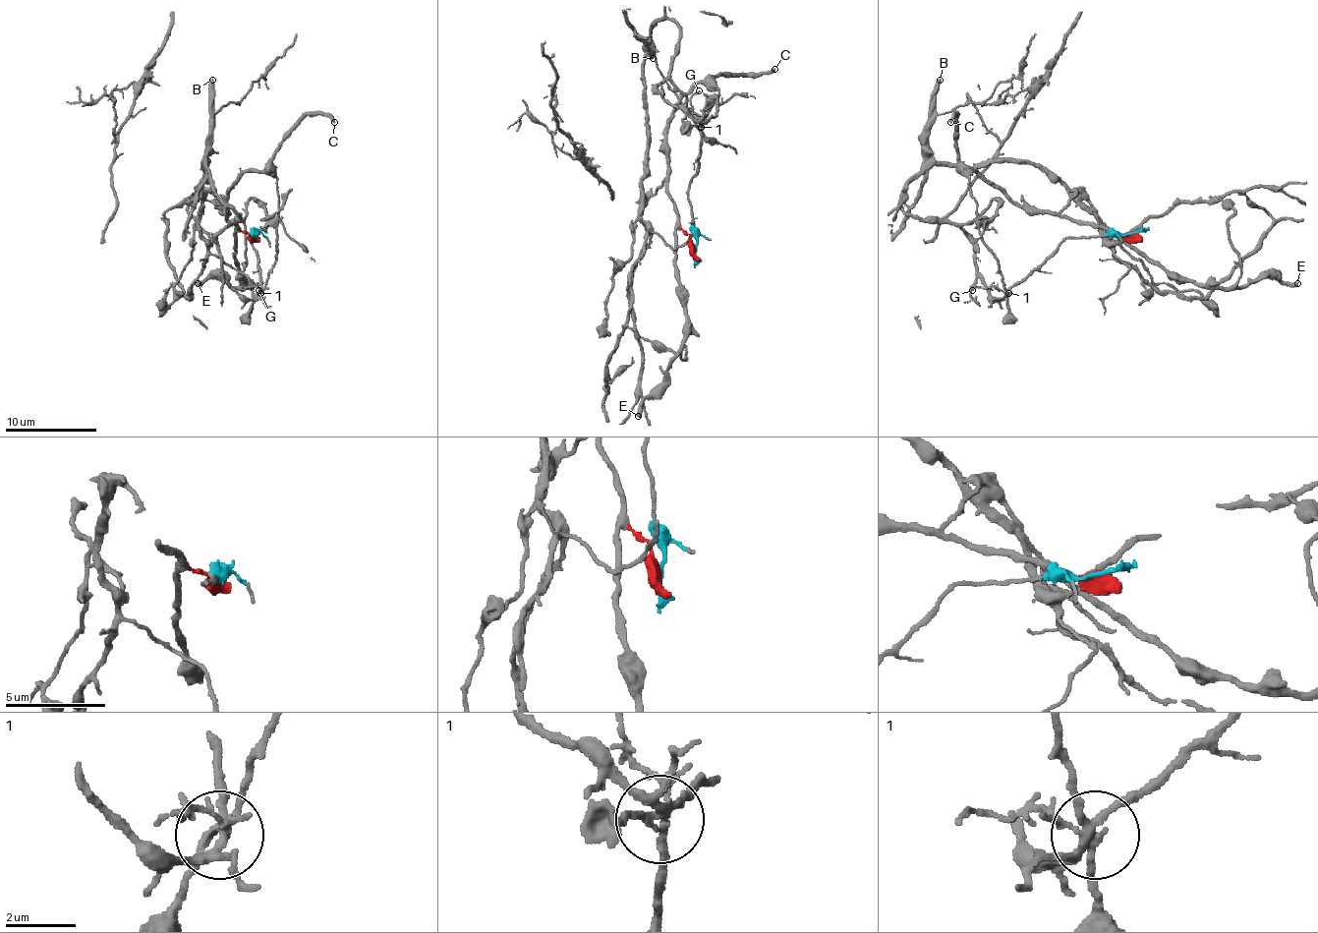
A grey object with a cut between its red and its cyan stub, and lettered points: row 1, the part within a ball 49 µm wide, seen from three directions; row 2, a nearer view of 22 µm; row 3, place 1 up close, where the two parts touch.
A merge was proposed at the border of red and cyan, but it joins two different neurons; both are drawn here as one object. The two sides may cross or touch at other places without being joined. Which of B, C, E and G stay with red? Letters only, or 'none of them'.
C, E

